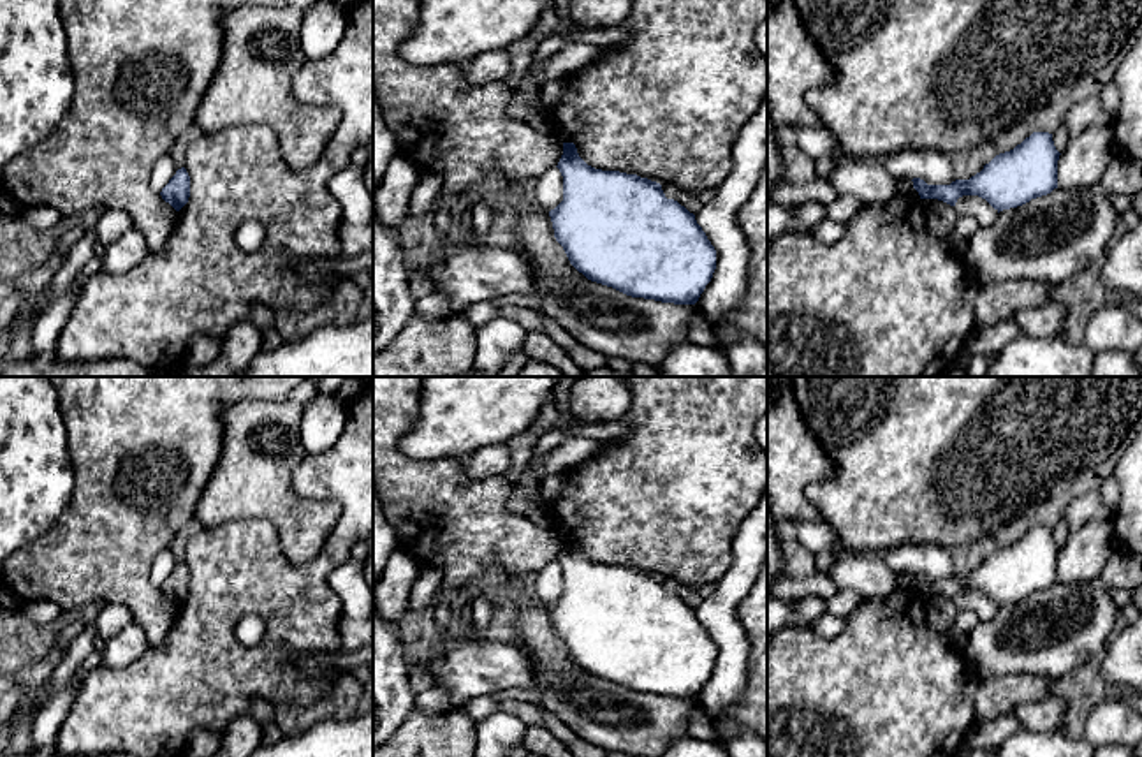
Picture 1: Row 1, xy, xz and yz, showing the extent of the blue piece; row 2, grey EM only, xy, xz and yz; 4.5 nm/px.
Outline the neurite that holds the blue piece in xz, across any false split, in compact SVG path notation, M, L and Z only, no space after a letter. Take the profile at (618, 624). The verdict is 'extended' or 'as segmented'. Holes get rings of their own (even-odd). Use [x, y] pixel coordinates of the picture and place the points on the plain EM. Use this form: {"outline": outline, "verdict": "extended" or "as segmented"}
{"outline": "M563 537L556 562L563 570L563 595L549 611L556 636L579 667L632 692L674 699L699 695L716 664L716 644L693 607L667 593L656 576L588 560L574 537Z", "verdict": "as segmented"}

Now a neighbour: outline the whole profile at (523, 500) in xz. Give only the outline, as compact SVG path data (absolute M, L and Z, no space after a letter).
M514 482L514 491L509 500L509 511L528 518L530 511L542 502L545 500L540 495L540 488L537 491L530 491L519 482Z

